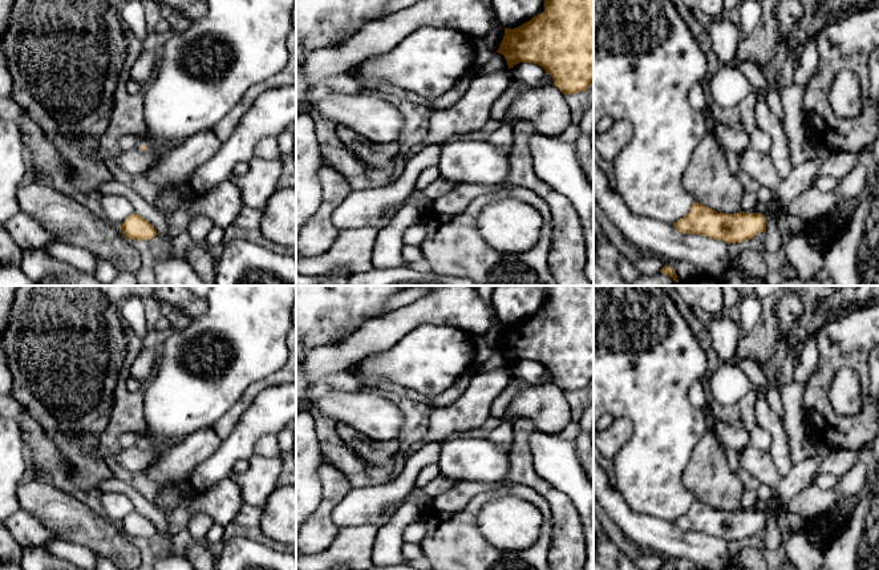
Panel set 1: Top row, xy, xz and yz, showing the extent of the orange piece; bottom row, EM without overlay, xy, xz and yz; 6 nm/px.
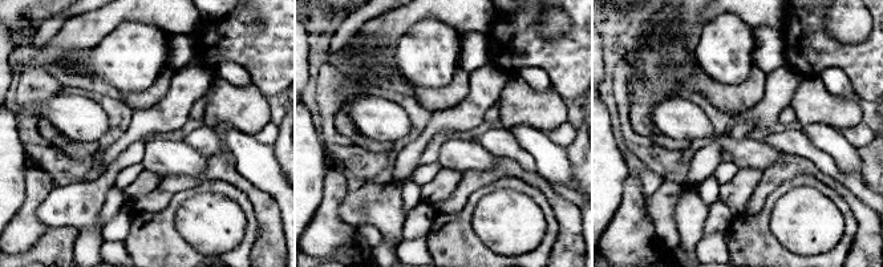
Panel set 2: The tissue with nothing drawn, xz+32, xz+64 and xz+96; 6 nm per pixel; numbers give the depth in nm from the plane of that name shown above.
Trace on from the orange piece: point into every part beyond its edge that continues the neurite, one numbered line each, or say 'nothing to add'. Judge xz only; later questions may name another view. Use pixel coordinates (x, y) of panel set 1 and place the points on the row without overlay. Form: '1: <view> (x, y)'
nothing to add

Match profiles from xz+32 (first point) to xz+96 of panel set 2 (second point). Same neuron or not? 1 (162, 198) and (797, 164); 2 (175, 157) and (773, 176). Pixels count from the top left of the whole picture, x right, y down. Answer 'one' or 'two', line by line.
1: one
2: two

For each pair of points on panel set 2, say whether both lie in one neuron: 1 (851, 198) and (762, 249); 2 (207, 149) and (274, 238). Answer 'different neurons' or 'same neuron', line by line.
1: different neurons
2: different neurons

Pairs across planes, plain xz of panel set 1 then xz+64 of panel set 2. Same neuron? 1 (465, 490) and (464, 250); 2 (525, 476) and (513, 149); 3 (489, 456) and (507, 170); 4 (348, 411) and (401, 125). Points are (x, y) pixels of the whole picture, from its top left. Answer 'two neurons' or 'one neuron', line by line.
1: two neurons
2: two neurons
3: two neurons
4: one neuron

